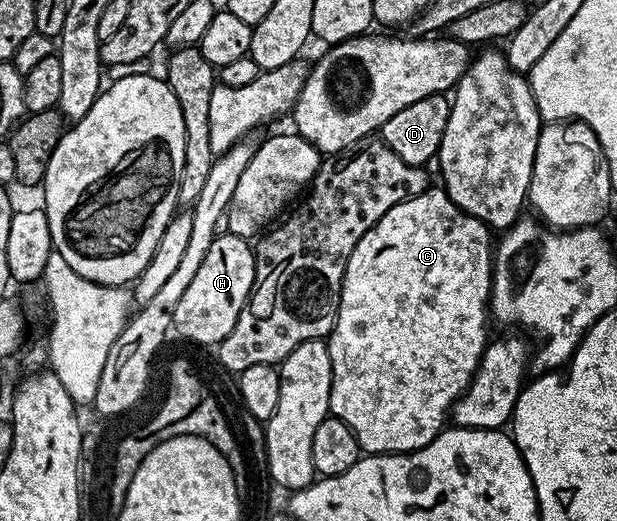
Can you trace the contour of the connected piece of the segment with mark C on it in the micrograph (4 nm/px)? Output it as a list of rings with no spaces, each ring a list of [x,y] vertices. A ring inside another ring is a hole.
[[[429,186],[427,191],[420,195],[409,195],[382,221],[378,221],[354,245],[354,253],[350,253],[350,261],[346,261],[346,273],[340,290],[340,308],[336,324],[332,334],[327,336],[326,342],[330,349],[330,361],[332,362],[332,384],[330,385],[329,412],[335,418],[346,421],[358,437],[358,445],[361,452],[369,455],[403,455],[410,451],[417,451],[440,432],[445,430],[446,420],[449,418],[452,405],[463,395],[464,391],[472,383],[476,370],[480,365],[480,358],[484,355],[484,349],[490,342],[488,335],[488,323],[490,324],[490,300],[492,297],[492,265],[494,262],[494,235],[490,228],[478,217],[464,212],[451,200],[447,192],[439,186]]]

